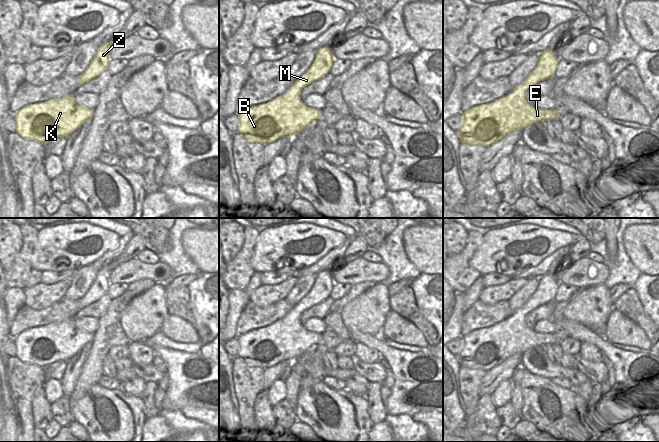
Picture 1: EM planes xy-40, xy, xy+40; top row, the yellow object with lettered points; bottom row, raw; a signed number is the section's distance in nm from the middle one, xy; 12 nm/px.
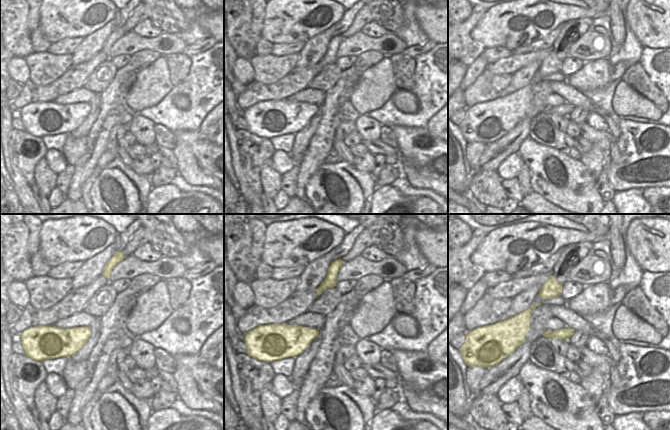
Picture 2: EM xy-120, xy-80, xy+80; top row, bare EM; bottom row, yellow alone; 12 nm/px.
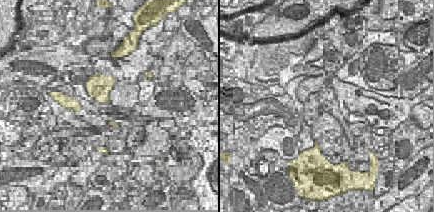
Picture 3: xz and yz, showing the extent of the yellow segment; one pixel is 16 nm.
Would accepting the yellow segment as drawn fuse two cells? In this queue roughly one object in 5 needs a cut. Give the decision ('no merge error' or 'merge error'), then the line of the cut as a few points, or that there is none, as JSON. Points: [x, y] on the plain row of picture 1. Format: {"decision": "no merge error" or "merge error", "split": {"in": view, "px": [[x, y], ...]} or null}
{"decision": "no merge error", "split": null}

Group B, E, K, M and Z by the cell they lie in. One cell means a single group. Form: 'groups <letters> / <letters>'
groups B E K M Z

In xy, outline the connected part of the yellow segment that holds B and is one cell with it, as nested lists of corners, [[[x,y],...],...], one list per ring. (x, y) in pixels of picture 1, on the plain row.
[[[326,269],[316,276],[316,282],[310,292],[281,320],[275,323],[249,331],[238,337],[240,345],[238,357],[251,367],[267,369],[281,361],[293,361],[302,356],[313,345],[322,341],[322,334],[307,331],[300,322],[302,313],[327,299],[333,289],[335,282],[333,275]]]

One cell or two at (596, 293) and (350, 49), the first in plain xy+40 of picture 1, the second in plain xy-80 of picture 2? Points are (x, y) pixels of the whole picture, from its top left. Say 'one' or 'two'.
two

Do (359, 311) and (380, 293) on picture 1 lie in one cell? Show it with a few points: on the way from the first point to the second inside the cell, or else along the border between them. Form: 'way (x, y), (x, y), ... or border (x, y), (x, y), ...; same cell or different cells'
way (364, 309), (375, 298); same cell

